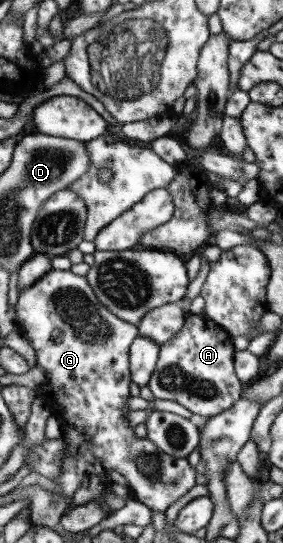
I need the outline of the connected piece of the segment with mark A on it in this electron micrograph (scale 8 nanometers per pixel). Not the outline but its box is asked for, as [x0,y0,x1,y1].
[146,314,243,418]

